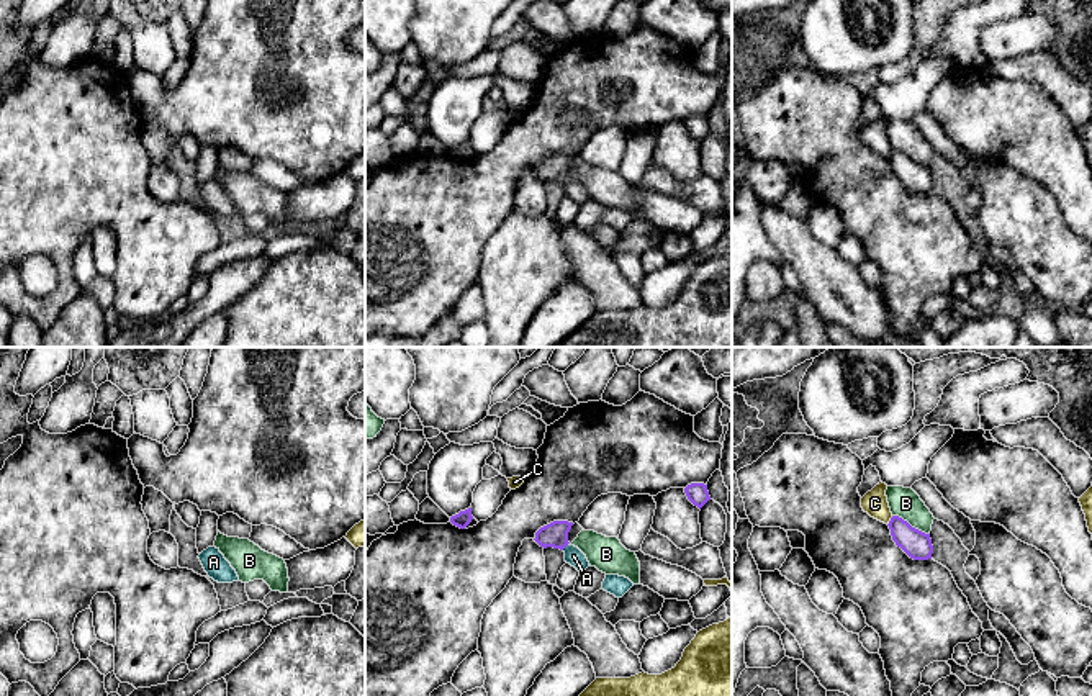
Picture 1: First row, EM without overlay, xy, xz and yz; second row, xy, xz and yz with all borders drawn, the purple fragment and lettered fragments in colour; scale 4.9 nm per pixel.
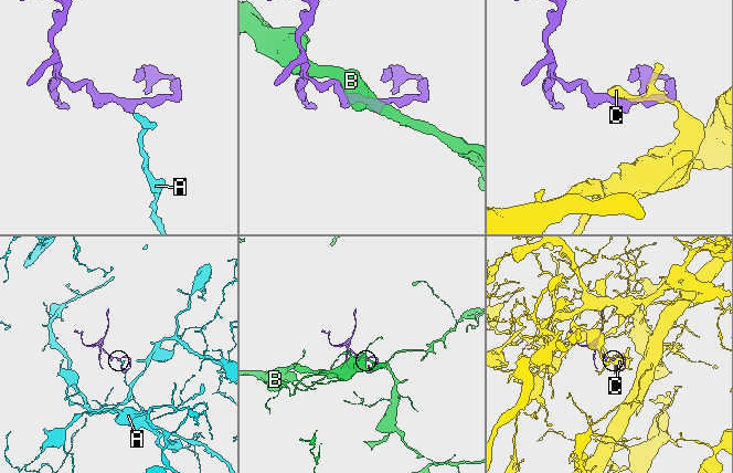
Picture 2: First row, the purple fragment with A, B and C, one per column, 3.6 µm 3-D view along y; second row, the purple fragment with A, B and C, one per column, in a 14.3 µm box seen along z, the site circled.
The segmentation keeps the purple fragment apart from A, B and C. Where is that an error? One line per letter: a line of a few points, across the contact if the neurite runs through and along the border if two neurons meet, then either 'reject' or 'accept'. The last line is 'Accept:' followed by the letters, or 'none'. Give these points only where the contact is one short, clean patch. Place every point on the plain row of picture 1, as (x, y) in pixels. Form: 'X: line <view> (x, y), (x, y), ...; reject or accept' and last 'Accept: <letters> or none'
A: line xz (555, 167), (565, 179), (573, 189); accept
B: reject
C: reject
Accept: A

